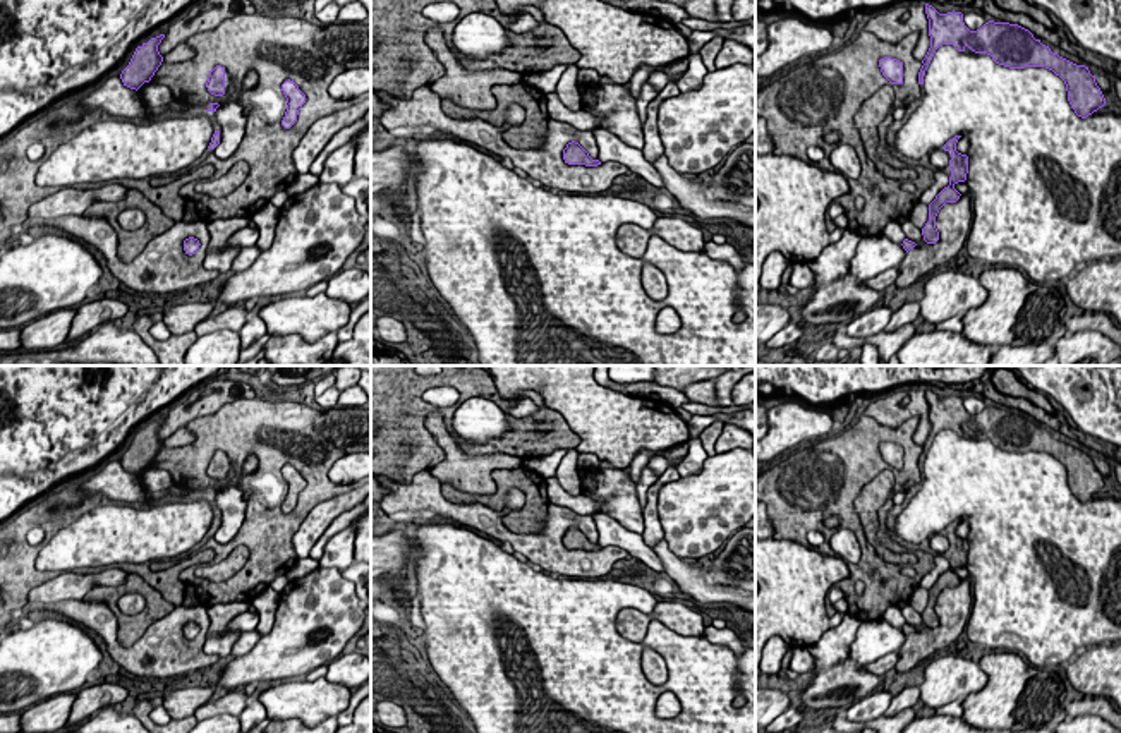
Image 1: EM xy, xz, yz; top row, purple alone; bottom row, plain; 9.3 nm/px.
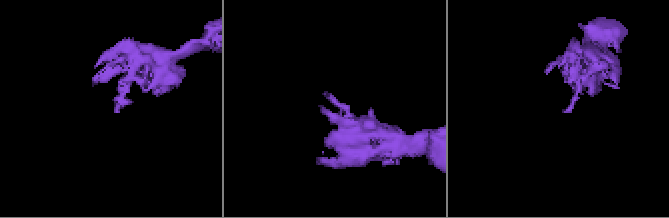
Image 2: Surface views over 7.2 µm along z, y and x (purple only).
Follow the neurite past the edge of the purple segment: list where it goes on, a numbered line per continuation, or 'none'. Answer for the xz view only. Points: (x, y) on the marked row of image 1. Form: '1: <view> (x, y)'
none

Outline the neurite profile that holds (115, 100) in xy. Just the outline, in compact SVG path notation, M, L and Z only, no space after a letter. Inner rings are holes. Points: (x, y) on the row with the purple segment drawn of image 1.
M120 76L108 77L96 91L82 98L82 106L86 115L100 110L105 117L124 120L141 118L149 112L137 91L127 88Z

